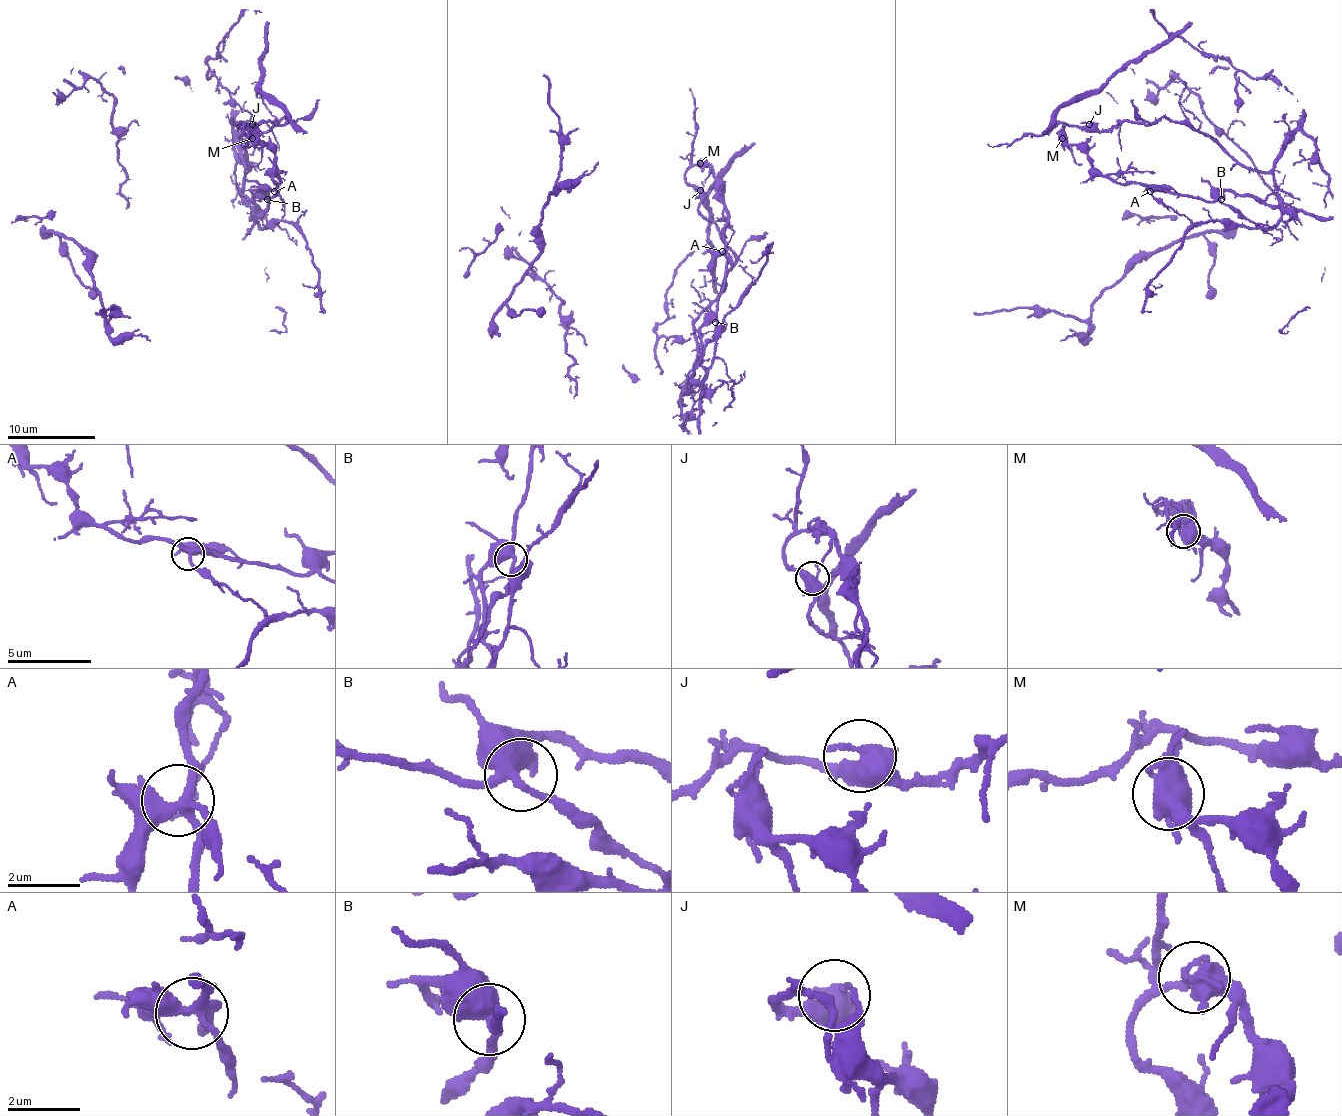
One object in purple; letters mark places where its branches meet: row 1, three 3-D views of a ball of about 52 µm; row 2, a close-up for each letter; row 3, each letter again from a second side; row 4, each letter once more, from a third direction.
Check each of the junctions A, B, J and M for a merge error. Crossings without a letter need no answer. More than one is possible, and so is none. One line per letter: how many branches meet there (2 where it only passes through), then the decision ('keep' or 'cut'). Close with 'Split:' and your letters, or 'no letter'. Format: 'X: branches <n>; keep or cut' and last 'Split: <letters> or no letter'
A: branches 4; keep
B: branches 3; keep
J: branches 3; keep
M: branches 5; cut
Split: M

